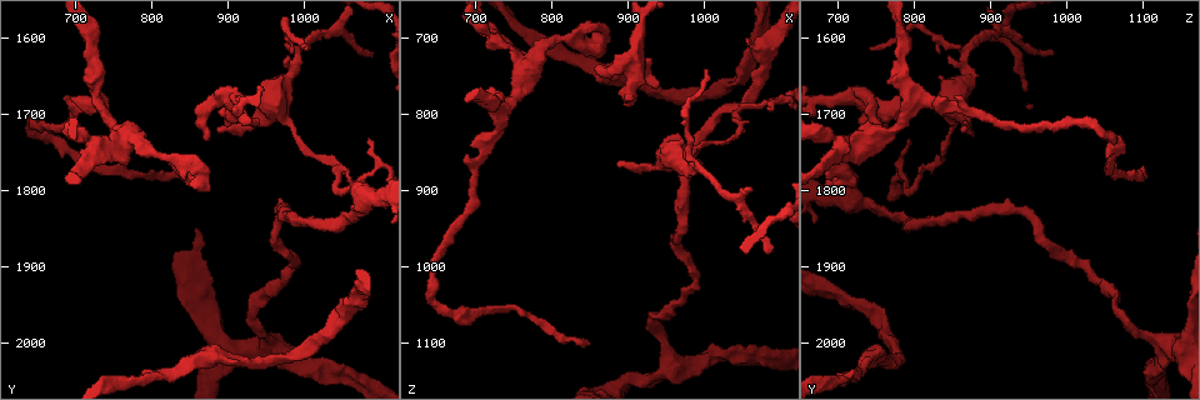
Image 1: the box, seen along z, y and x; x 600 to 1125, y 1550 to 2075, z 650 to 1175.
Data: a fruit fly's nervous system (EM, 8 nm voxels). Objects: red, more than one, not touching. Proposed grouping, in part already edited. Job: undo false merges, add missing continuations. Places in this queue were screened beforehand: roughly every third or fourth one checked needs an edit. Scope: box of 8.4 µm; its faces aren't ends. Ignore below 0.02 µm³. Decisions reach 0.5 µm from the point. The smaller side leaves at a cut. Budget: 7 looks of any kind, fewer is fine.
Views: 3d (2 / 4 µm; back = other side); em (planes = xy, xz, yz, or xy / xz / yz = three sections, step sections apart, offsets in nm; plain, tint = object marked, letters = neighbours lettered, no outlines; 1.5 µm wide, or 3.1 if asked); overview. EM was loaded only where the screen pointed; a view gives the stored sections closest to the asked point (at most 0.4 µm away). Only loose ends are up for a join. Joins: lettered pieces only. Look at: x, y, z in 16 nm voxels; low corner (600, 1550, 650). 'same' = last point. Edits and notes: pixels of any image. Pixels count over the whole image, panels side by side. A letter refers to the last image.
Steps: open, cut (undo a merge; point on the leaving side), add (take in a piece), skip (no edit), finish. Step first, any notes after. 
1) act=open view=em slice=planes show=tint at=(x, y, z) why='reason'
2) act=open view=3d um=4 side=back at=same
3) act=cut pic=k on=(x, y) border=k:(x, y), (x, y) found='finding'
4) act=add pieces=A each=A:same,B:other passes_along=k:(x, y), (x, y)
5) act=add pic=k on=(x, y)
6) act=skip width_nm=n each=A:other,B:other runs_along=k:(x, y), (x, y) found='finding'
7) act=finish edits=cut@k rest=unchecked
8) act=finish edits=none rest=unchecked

act=open view=em slice=planes show=plain at=(735, 1695, 795)

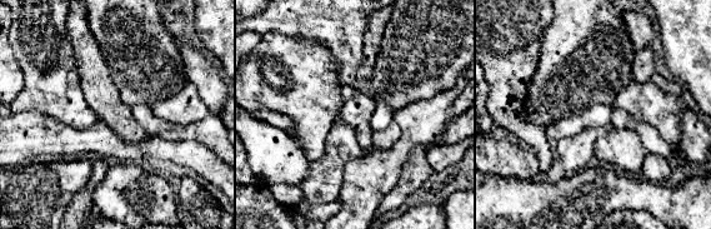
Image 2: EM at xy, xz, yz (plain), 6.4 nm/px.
act=open view=em slice=planes show=tint at=same

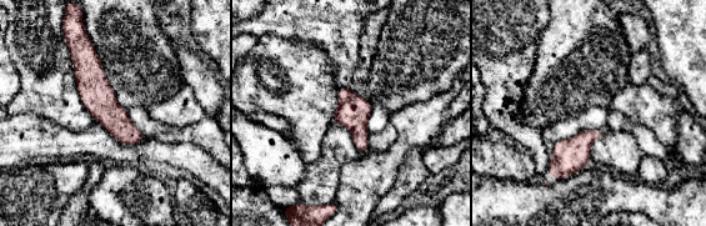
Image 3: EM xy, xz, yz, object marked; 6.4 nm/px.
act=open view=em slice=planes show=letters at=same

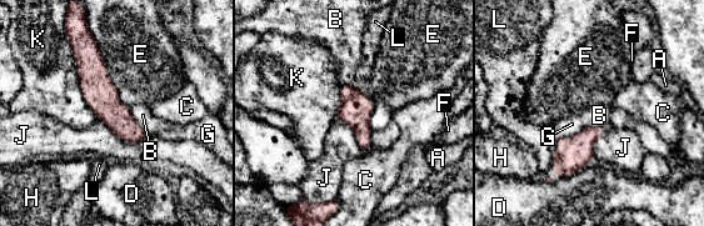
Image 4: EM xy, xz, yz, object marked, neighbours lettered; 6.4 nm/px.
act=skip width_nm=200 each=A:other,B:other,C:other,D:other,E:other,F:other,G:other,H:other,J:other,K:other,L:other found='one neuron here'

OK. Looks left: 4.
act=open view=em slice=planes show=letters at=(935, 1715, 765) why='an open end'

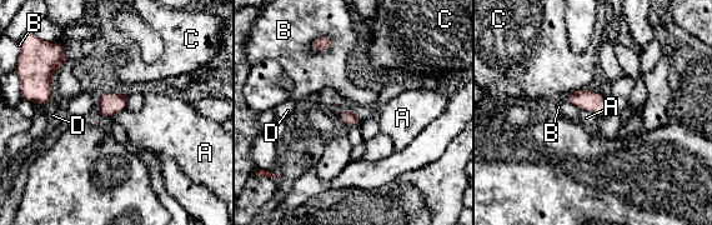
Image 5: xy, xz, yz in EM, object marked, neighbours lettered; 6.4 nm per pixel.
act=skip each=A:other,B:other,C:other,D:other border=5:(335, 115), (351, 110), (364, 120) found='no lettered piece goes on from it'

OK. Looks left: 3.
act=open view=em slice=planes show=letters at=(875, 1770, 695) why='an open end'

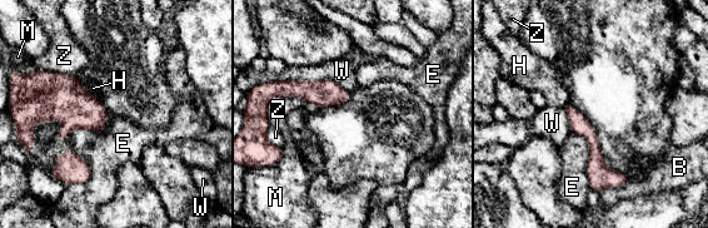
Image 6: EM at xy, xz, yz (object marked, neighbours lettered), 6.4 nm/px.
act=skip each=B:other,E:other,H:other,M:other,W:other,Z:other runs_along=6:(569, 109), (618, 183) found='no lettered piece goes on from it'

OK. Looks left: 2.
act=finish edits=none rest=unchecked

